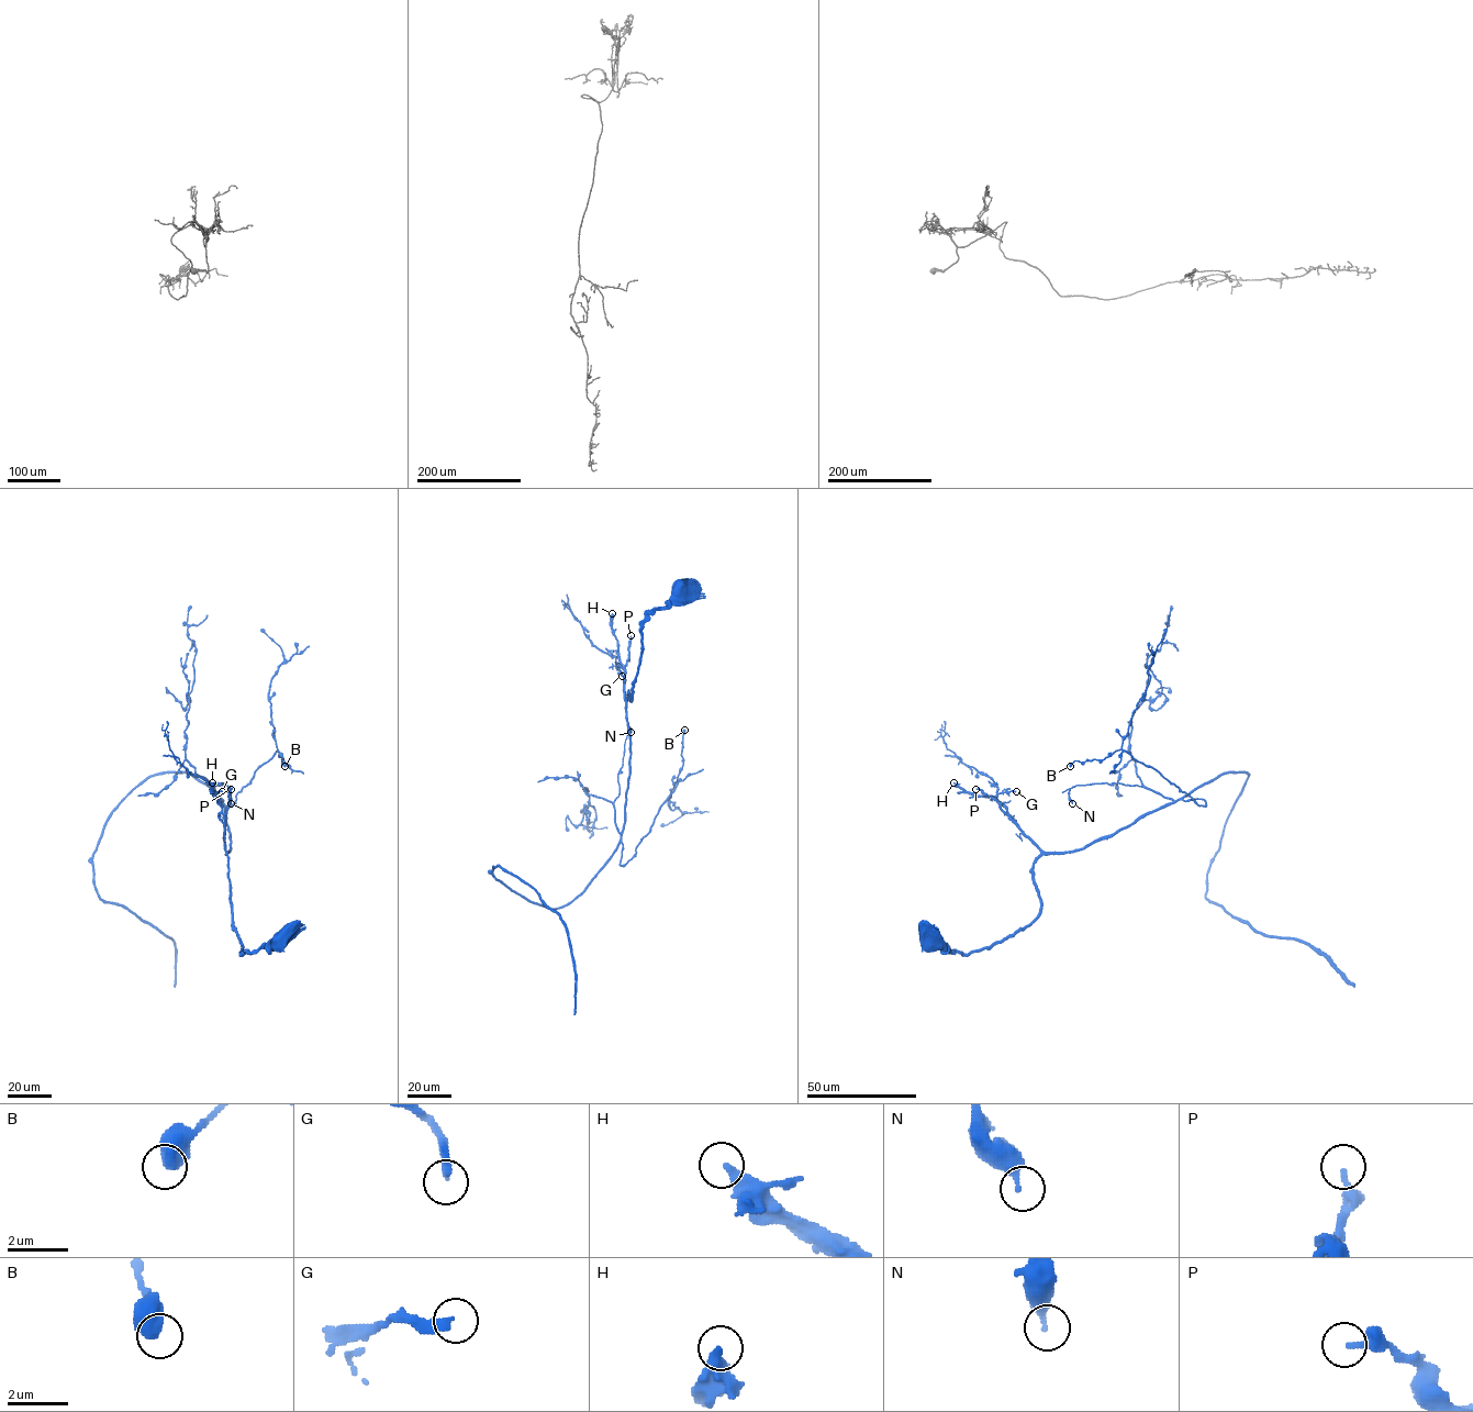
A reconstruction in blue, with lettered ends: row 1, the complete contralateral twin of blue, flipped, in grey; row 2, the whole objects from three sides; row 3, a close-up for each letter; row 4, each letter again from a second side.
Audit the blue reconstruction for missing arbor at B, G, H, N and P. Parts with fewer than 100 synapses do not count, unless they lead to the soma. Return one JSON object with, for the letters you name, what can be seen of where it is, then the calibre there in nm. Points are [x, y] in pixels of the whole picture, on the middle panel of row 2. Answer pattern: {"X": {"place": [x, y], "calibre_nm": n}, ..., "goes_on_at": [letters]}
{"H": {"place": [612, 613], "calibre_nm": 340}, "goes_on_at": ["H"]}

